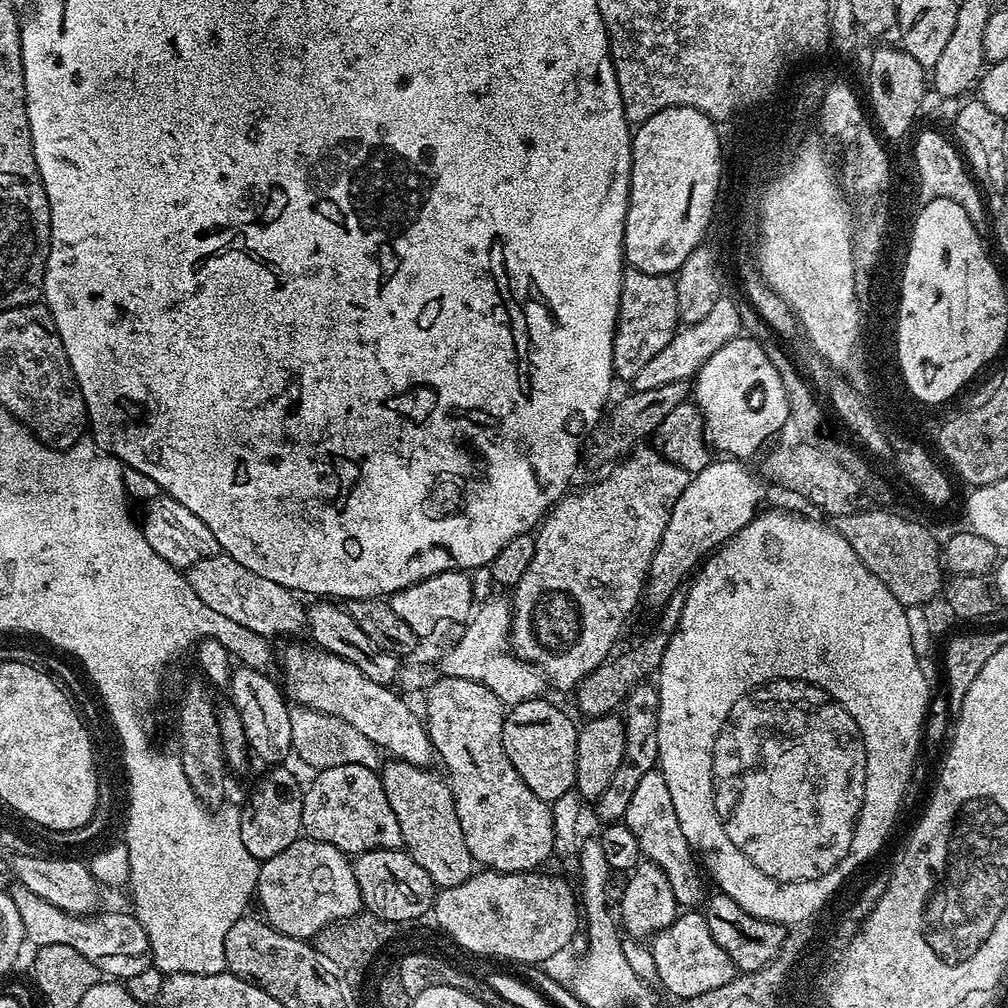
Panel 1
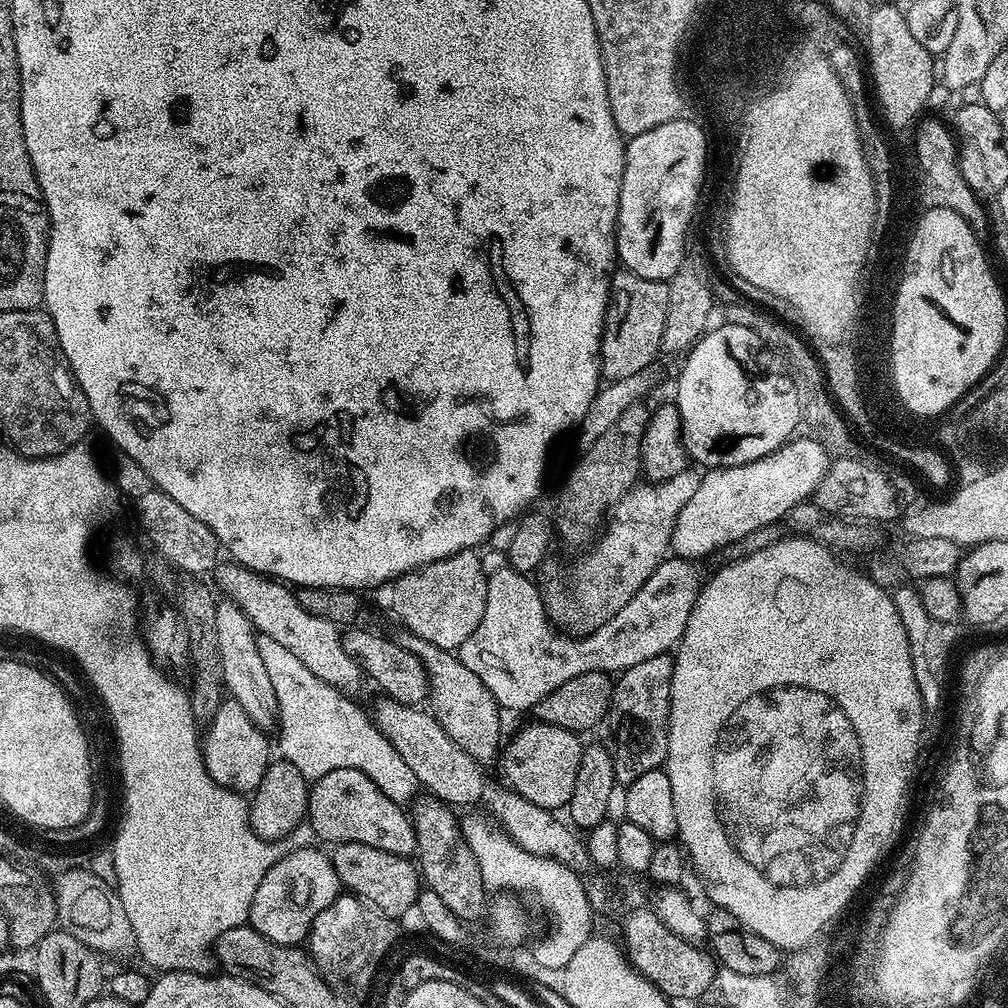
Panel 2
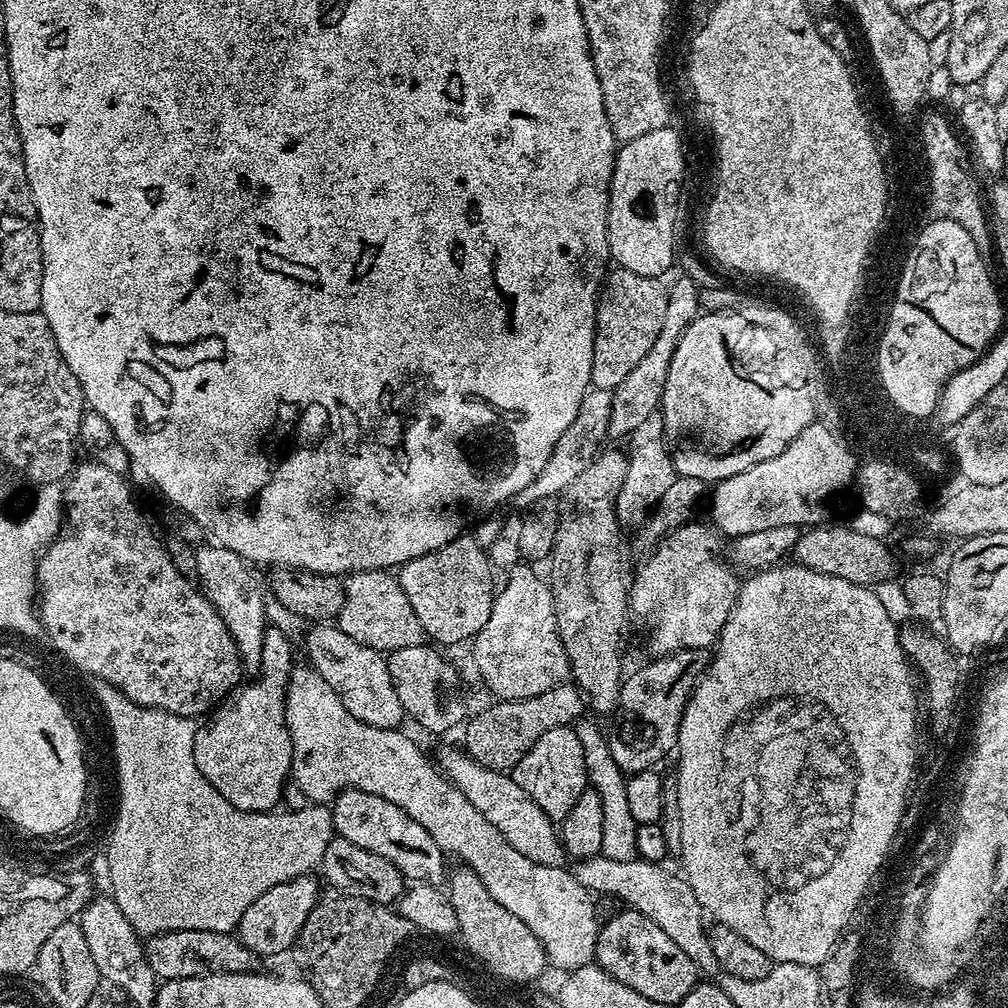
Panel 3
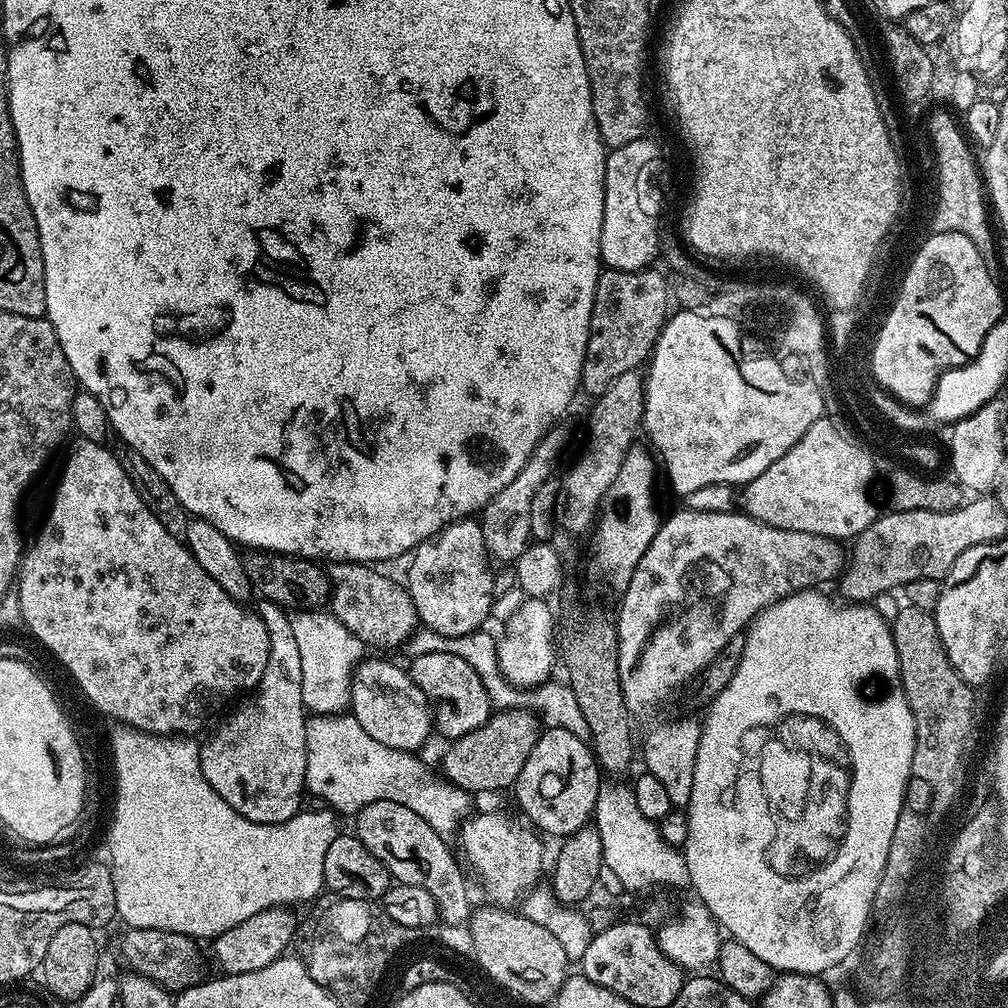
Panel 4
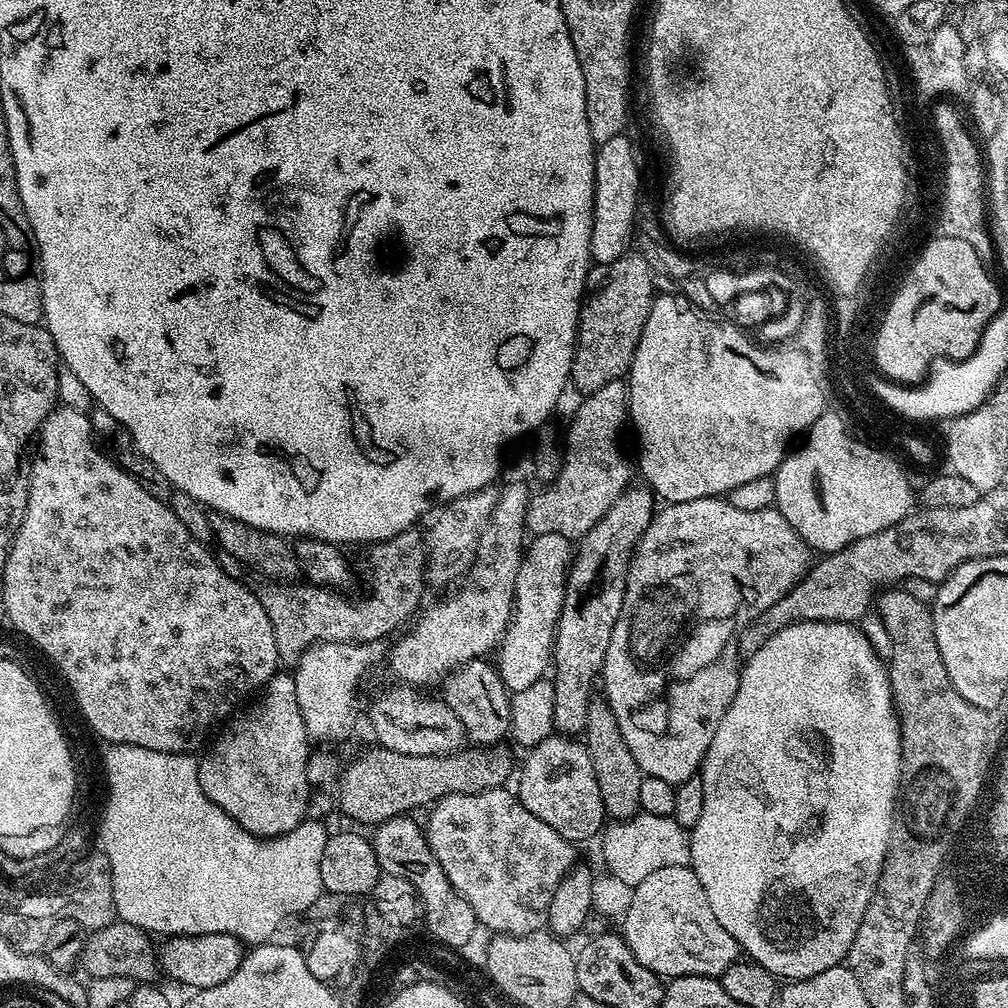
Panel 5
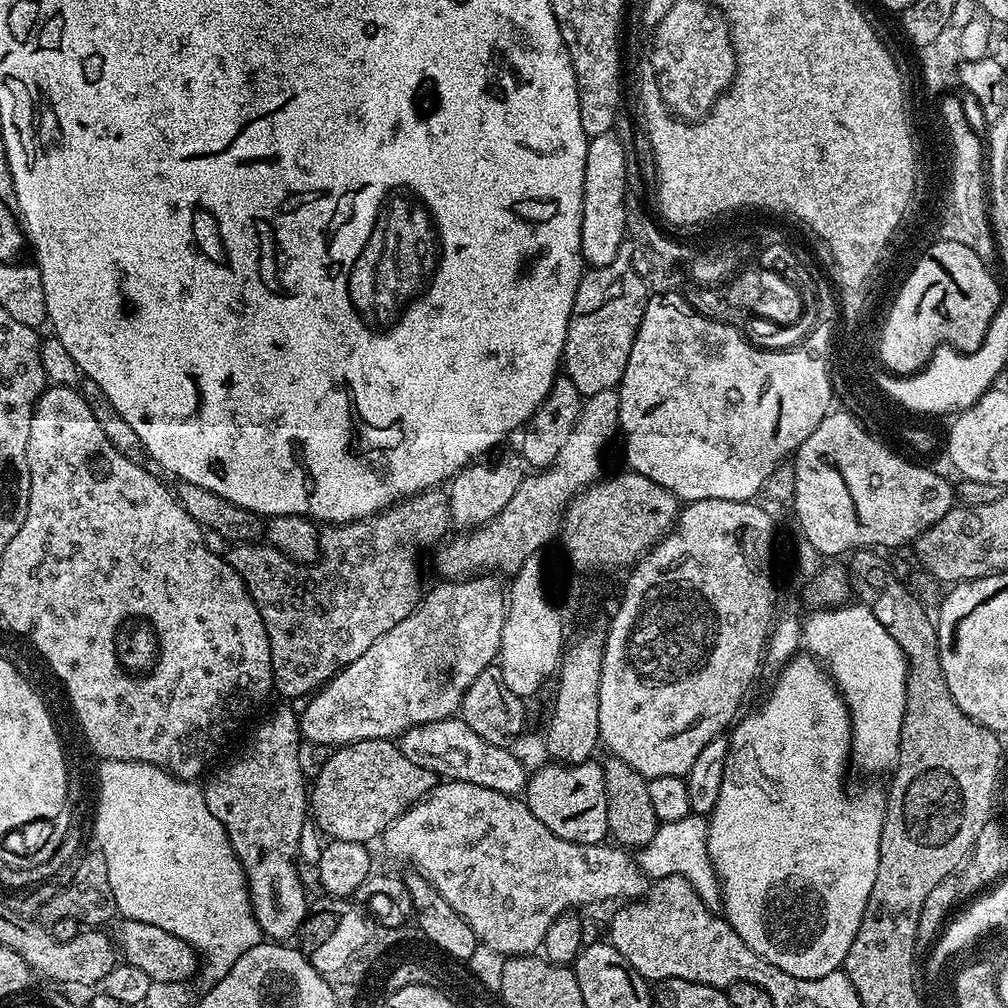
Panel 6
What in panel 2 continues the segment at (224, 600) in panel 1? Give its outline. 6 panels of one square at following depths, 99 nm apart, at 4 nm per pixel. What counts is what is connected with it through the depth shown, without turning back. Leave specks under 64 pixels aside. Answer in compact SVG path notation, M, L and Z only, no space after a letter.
M221 563L215 569L215 587L220 592L224 591L223 595L247 614L255 631L261 636L275 638L279 644L286 646L286 650L295 654L302 661L302 666L306 666L306 670L318 674L322 682L339 688L345 694L356 694L360 683L366 680L366 673L357 660L346 654L341 629L326 622L326 618L310 614L310 610L302 610L299 595L289 585L271 576L251 572L238 563L227 563Z

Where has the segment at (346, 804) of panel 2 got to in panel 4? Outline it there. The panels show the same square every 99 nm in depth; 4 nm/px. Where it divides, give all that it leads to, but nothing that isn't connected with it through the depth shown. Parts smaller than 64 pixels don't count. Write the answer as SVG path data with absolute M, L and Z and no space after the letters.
M388 800L370 802L368 805L359 809L360 813L356 816L356 828L354 835L362 842L362 846L366 846L366 850L370 850L370 854L374 854L374 858L378 858L378 862L382 862L382 866L386 866L389 877L393 881L409 884L410 886L422 886L422 890L426 890L426 894L430 894L436 899L436 914L443 923L455 926L467 925L470 917L462 916L458 912L458 894L452 894L452 890L462 890L462 892L470 892L469 881L464 878L464 872L460 869L461 861L458 859L457 853L448 849L448 844L443 835L434 830L434 826L430 826L430 822L426 822L426 818L421 818L418 814L414 814L414 810L410 810L410 806L402 806L398 802L390 802Z

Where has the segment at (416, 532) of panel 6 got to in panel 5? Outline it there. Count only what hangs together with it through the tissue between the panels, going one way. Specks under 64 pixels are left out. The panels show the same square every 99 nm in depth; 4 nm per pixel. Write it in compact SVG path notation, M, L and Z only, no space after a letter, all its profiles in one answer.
M409 530L389 540L383 540L381 544L371 545L367 552L368 588L372 593L365 600L347 600L339 591L307 582L261 583L258 595L262 602L262 610L266 610L270 626L274 626L274 642L285 665L287 663L289 666L295 665L305 650L314 644L369 644L371 640L388 638L391 632L399 633L413 619L412 611L416 607L417 609L421 607L420 599L424 596L424 588L426 589L425 537L421 533L419 536L416 530Z

